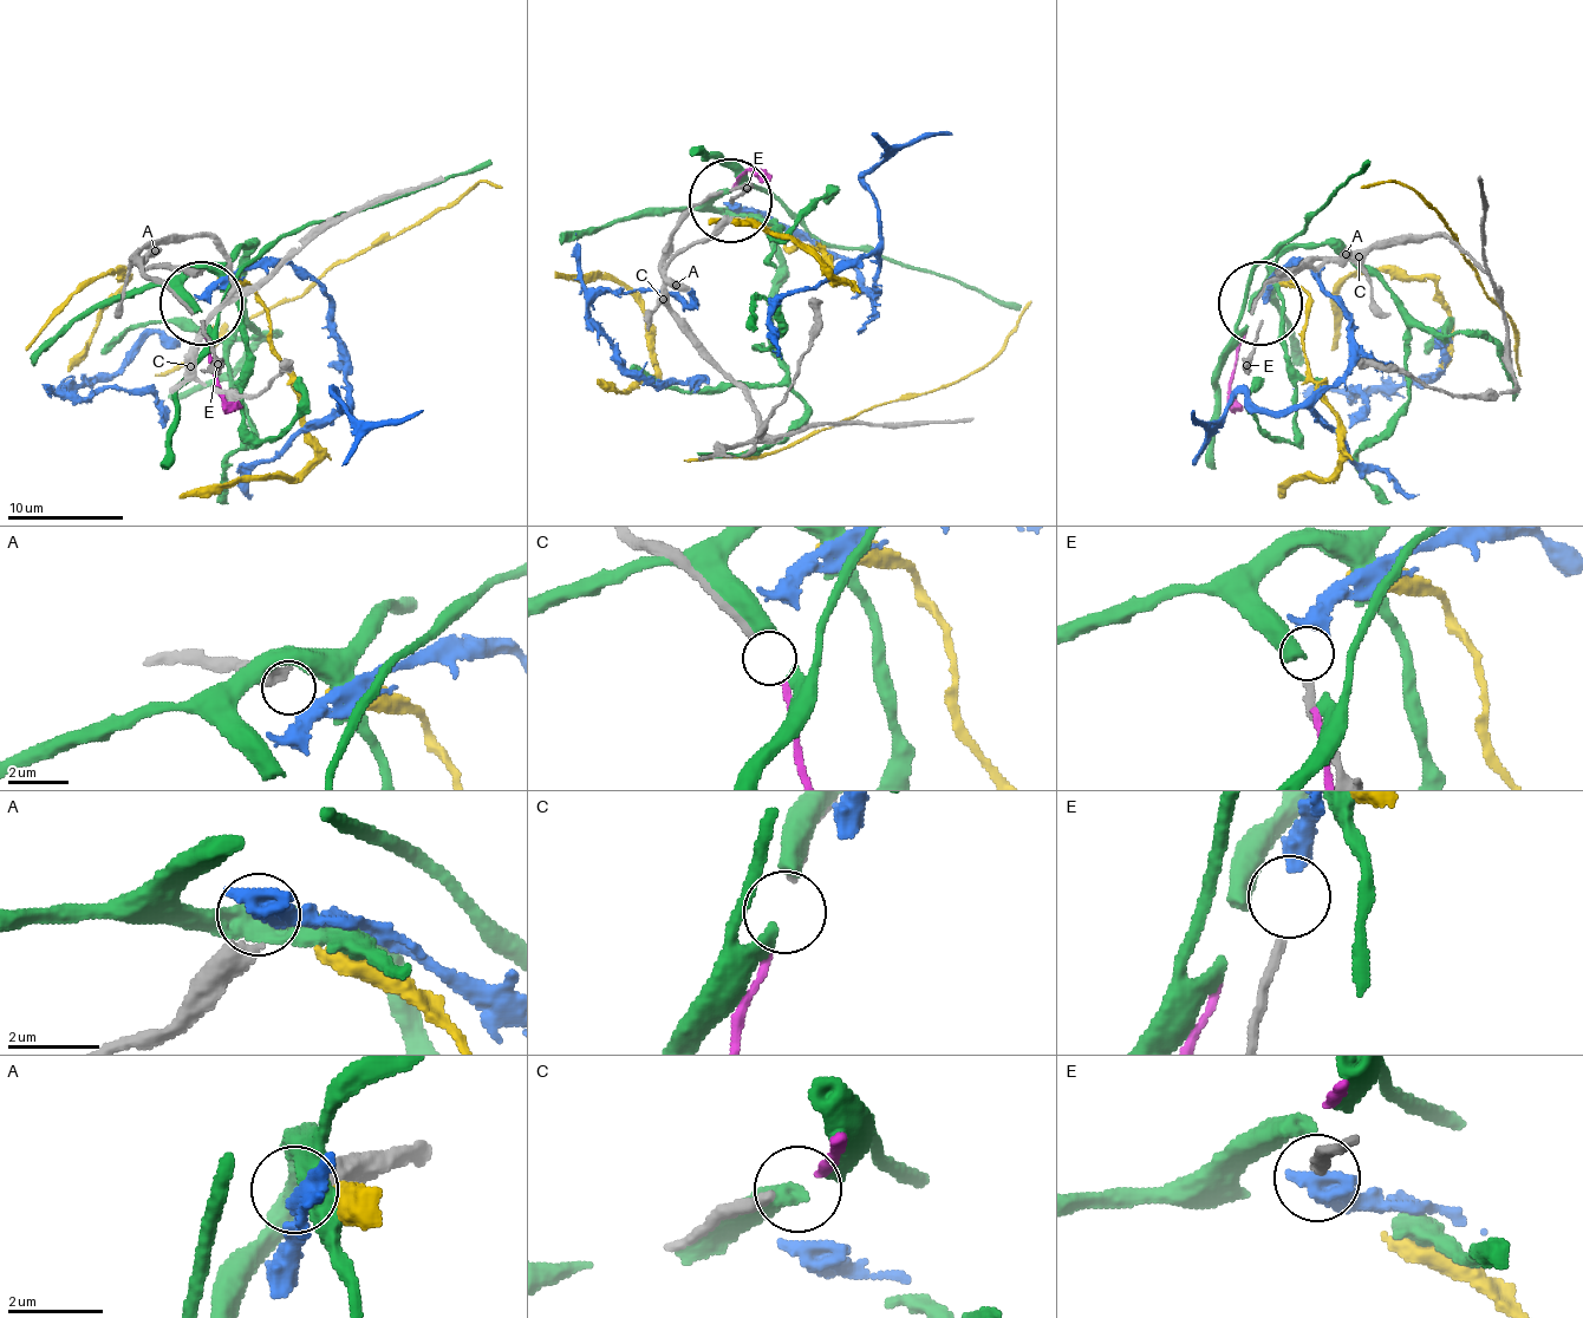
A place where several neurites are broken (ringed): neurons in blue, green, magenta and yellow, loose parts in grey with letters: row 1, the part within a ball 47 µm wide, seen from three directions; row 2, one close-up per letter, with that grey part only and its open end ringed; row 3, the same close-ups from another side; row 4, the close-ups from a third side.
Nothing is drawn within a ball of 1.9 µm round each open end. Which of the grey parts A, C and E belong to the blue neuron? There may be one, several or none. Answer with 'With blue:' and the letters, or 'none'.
With blue: E

